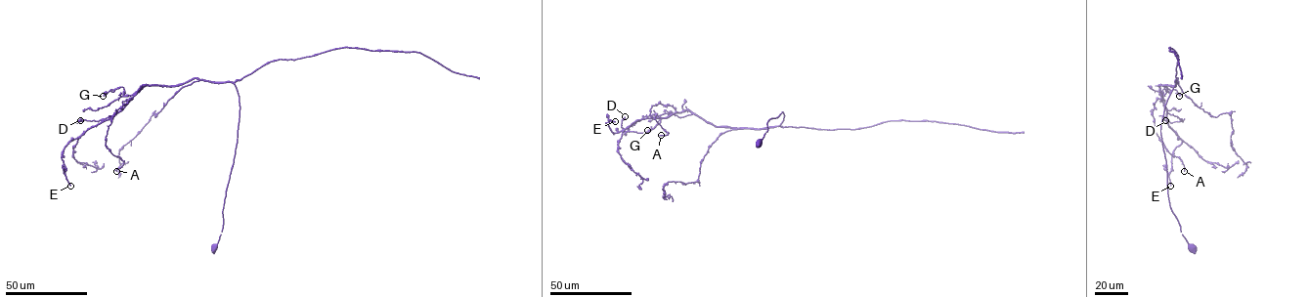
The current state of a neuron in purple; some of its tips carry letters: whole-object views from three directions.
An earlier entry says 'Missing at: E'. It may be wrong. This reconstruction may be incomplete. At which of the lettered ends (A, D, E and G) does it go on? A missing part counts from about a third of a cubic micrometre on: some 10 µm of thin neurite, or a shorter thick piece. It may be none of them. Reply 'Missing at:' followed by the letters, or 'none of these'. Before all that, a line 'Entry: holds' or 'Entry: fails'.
Entry: holds
Missing at: E

